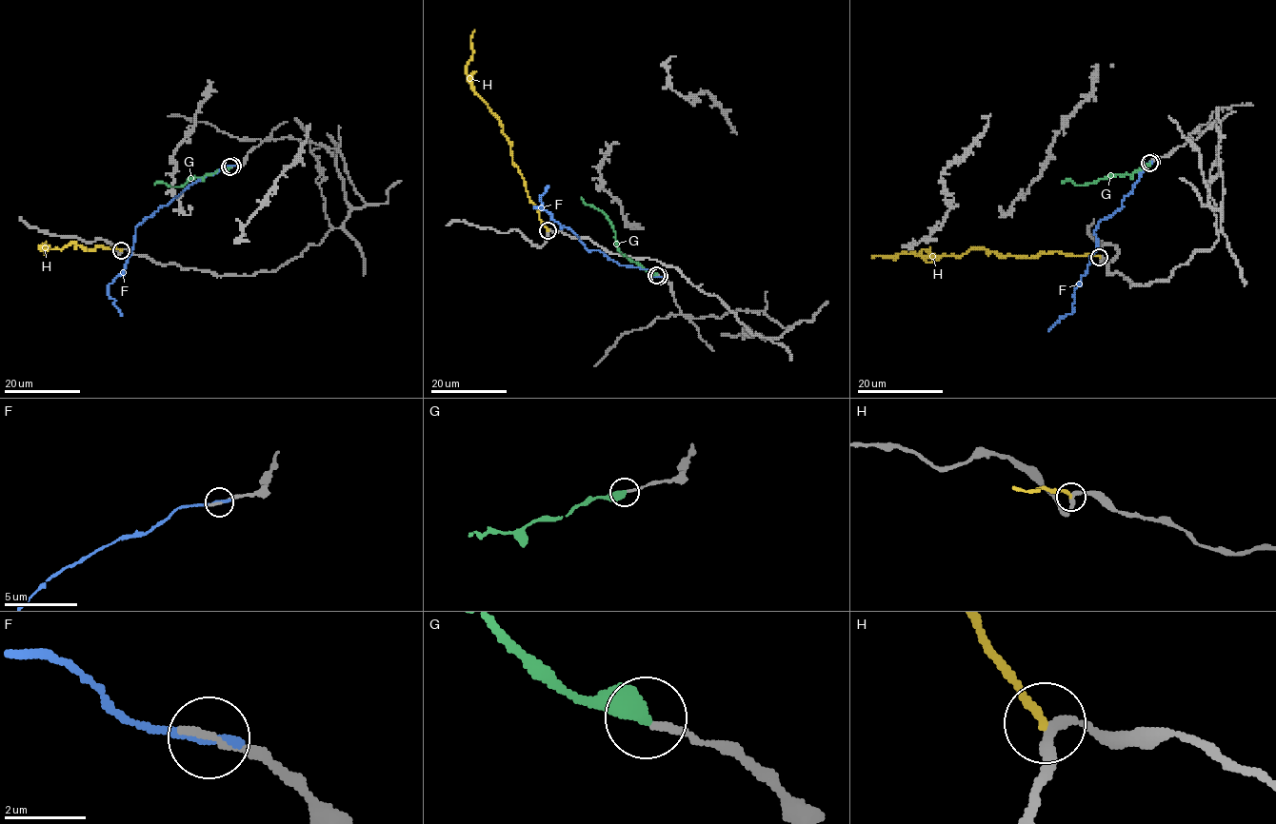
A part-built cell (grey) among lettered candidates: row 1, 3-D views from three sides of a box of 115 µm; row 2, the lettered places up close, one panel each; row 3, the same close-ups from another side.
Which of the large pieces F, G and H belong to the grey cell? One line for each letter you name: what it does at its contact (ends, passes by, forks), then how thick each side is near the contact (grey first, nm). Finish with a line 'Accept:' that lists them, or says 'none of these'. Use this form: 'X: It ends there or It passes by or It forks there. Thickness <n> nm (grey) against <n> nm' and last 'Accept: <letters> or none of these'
G: It ends there. Thickness 160 nm (grey) against 500 nm
Accept: G

